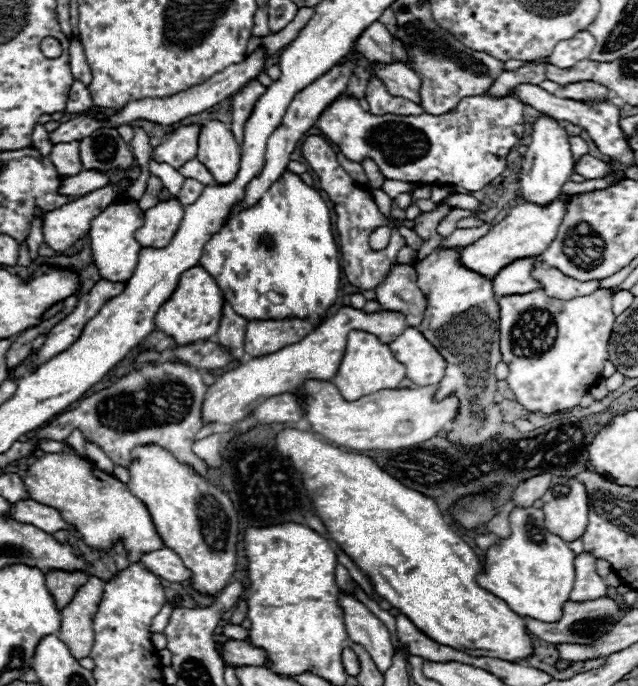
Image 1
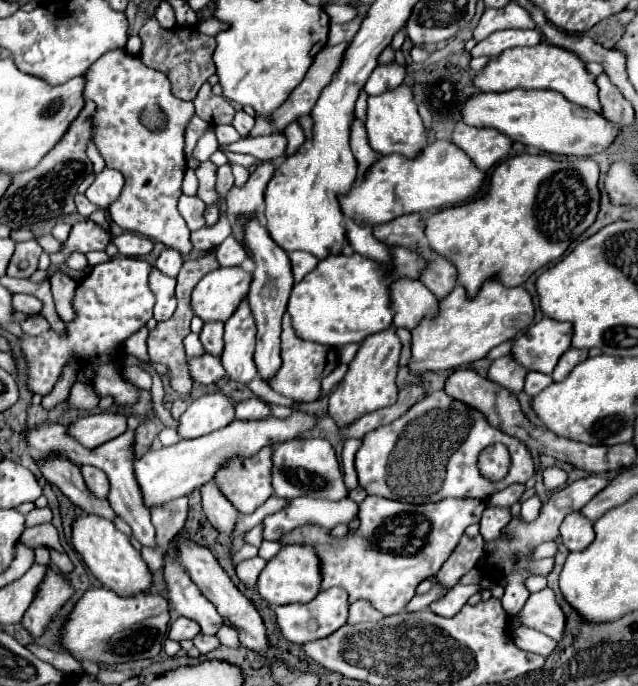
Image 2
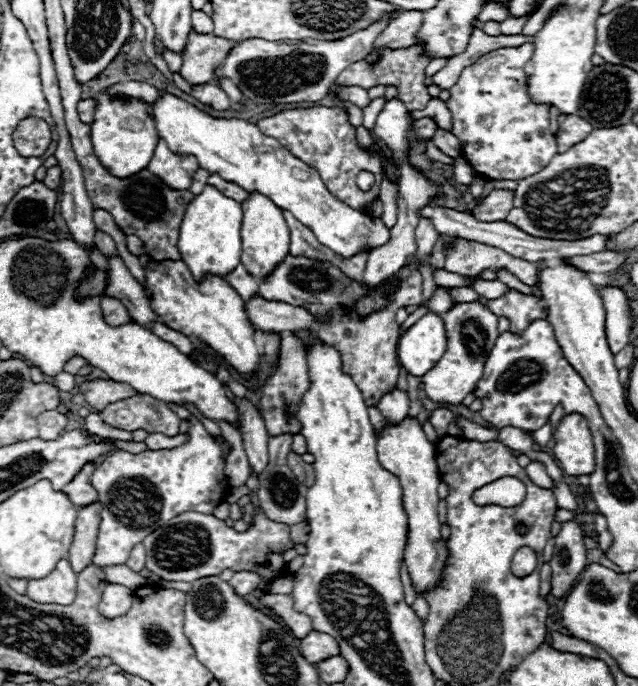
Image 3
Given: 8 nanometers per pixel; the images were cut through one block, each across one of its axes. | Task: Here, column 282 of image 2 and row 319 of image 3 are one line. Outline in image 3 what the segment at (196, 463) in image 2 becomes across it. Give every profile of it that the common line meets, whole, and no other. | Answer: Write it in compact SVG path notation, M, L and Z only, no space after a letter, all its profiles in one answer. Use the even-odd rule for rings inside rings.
M428 312L398 340L398 362L412 376L424 376L446 350L446 330L440 316Z

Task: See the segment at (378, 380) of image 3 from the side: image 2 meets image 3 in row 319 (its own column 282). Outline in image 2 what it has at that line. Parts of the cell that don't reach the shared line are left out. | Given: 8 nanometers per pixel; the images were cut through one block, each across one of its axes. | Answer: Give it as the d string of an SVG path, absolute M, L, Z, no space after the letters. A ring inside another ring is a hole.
M288 312L282 318L282 368L278 374L271 378L268 385L279 394L288 396L298 402L310 403L316 401L320 392L320 382L324 376L328 376L334 368L338 366L338 354L336 348L316 344L316 342L306 342L298 338L296 330L292 328Z

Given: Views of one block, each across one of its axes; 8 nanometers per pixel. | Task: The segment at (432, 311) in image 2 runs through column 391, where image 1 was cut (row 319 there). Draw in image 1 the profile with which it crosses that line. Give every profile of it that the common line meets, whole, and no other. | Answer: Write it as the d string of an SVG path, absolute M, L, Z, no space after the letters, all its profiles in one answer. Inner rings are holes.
M286 318L286 320L250 320L246 324L244 350L256 358L272 354L284 346L300 342L310 334L314 326L308 320Z

